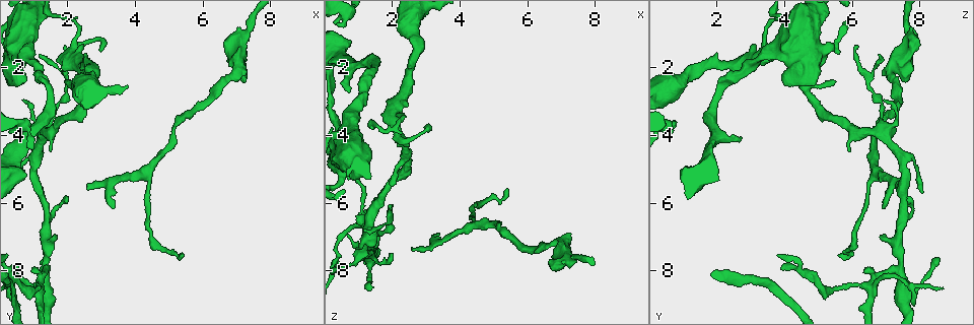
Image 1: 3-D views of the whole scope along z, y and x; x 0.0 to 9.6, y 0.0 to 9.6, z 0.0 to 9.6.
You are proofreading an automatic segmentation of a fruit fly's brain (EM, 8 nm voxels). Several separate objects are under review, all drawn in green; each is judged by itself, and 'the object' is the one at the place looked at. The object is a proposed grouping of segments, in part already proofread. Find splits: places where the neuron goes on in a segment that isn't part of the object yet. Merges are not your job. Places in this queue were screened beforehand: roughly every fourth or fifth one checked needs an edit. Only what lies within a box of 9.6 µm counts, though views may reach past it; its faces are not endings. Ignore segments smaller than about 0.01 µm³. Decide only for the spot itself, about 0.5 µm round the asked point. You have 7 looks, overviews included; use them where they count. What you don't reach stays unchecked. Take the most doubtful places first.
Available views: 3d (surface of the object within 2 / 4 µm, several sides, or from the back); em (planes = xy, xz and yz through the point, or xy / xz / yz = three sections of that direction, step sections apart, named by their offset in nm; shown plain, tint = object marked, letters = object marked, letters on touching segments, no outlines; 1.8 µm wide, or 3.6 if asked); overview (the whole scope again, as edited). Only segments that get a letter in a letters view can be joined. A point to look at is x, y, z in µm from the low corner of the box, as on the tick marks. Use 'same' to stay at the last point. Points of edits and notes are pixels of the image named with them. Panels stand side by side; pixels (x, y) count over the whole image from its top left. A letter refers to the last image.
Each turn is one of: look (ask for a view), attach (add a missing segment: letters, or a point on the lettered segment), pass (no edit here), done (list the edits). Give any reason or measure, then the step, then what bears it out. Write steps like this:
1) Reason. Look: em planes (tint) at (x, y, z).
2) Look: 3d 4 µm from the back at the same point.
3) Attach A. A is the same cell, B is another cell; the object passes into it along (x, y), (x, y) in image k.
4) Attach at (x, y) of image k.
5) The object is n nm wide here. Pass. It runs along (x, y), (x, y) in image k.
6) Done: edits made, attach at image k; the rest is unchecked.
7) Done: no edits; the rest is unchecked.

Free end. Look: 3d 4 µm at (1.90, 1.40, 6.15).

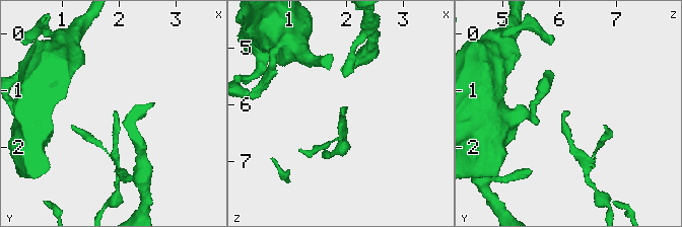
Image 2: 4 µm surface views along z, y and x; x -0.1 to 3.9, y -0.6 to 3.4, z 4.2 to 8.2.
Look: em planes (letters) at (1.95, 1.35, 6.15).

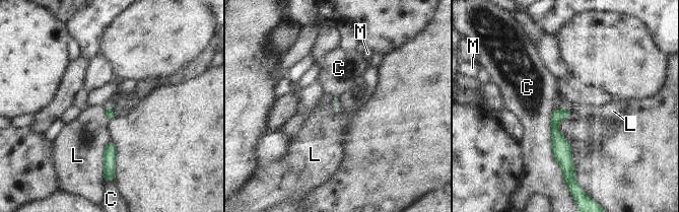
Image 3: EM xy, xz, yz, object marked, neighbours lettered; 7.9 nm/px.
The longest contact is with C, 550 nm. Pass. C, L and M are other cells; a border runs along (110, 139), (104, 150), (103, 177) in image 3; none of them fits.

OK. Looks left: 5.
Look: em planes (tint) at (3.00, 1.45, 3.80).

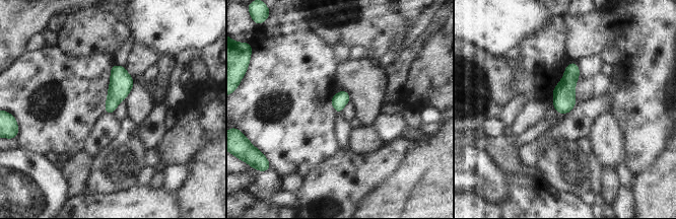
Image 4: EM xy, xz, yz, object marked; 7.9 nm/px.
What lies round it. Look: em planes (letters) at the same point.

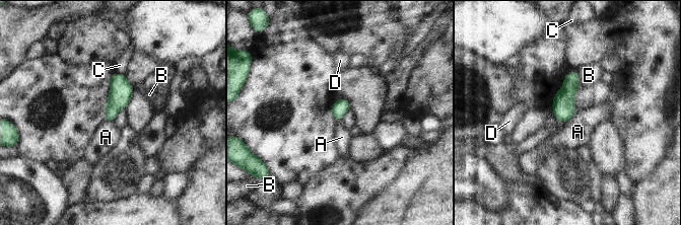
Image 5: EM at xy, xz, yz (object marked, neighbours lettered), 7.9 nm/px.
The object is 120 nm wide here; the longest contact is with D, 120 nm. Pass. A, B, C and D are other cells; none of them fits.

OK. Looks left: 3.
Look: 3d 2 µm at (0.75, 4.10, 2.65).

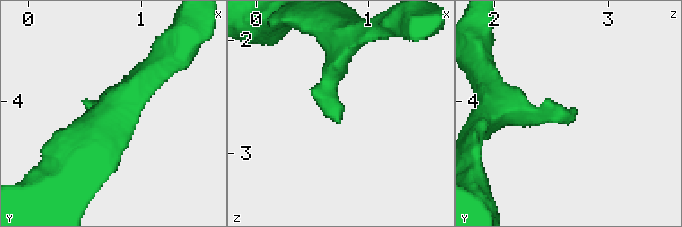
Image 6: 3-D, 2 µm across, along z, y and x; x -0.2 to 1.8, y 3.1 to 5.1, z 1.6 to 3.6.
Look: em planes (tint) at (0.76, 4.06, 2.72).

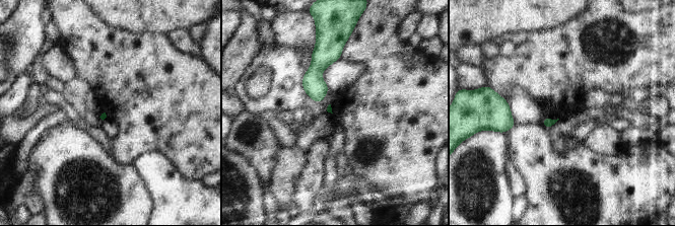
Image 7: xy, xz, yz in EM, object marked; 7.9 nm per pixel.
See the neighbours. Look: em planes (letters) at the same point.

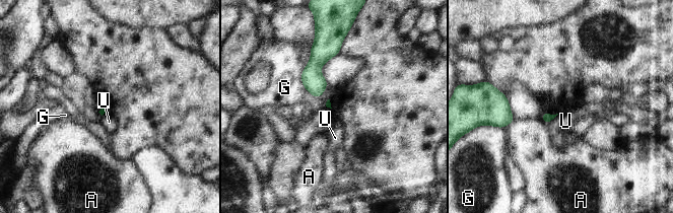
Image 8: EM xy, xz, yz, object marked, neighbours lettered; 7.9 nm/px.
Pass. A, G and U are other cells; a border runs along (558, 114), (548, 124) in image 8; no lettered segment goes on from it.

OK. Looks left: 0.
Done: no edits; the rest is unchecked.

